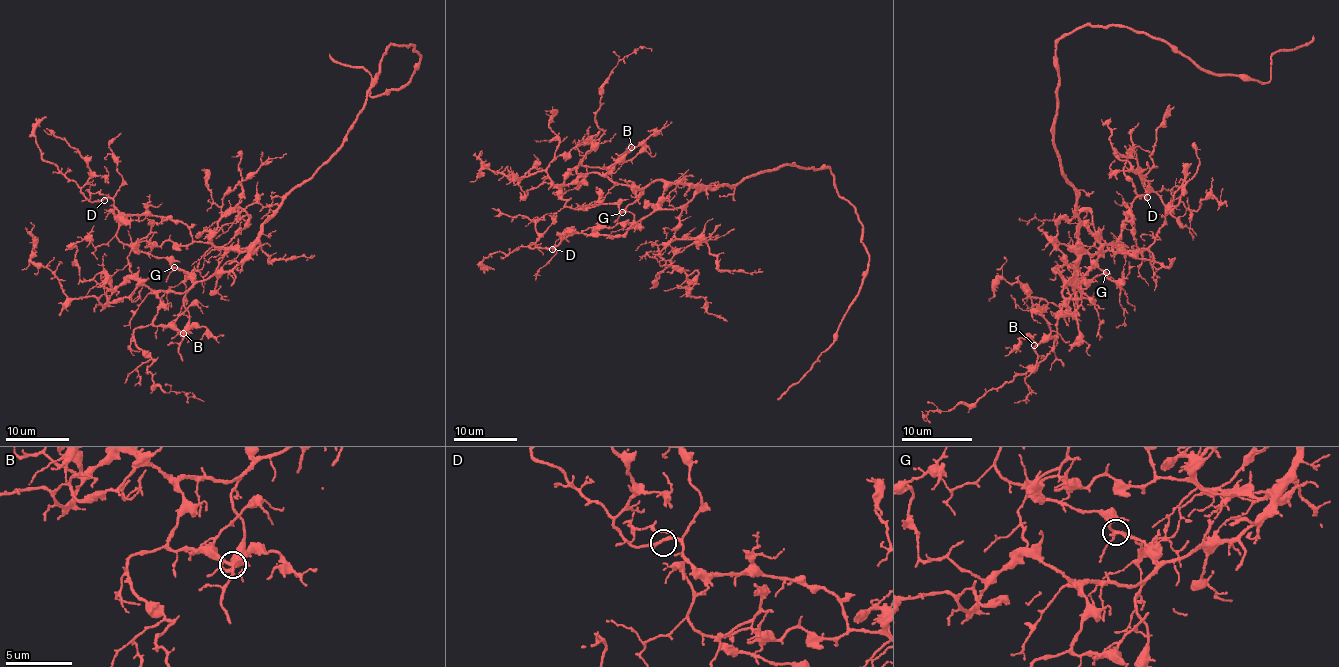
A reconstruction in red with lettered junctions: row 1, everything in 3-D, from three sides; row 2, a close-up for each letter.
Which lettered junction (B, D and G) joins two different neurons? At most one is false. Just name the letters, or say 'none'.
none

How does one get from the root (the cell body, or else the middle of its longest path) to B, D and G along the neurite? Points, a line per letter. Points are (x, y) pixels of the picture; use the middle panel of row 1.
B: (763, 171), (734, 185), (715, 187), (655, 181), (635, 188), (611, 182), (601, 168), (631, 147)
D: (763, 171), (746, 176), (734, 185), (703, 187), (684, 204), (655, 209), (619, 236), (567, 233), (552, 249)
G: (763, 171), (755, 176), (746, 176), (734, 185), (689, 187), (655, 181), (622, 212)

